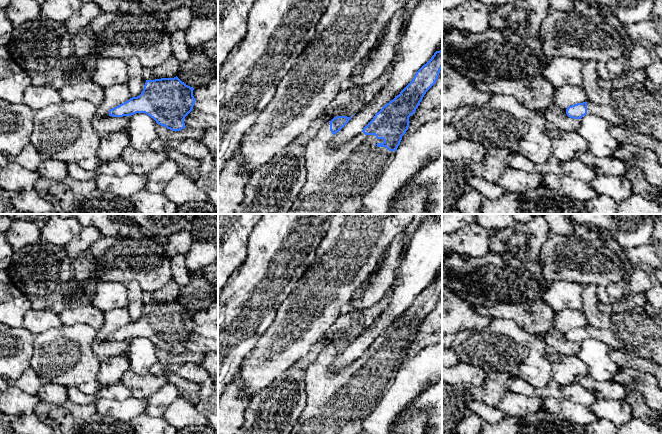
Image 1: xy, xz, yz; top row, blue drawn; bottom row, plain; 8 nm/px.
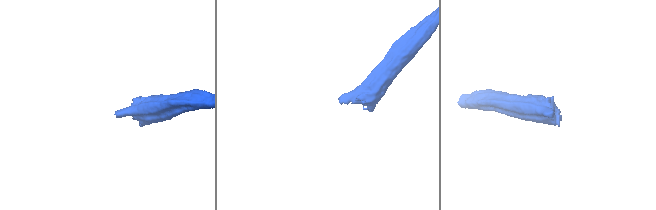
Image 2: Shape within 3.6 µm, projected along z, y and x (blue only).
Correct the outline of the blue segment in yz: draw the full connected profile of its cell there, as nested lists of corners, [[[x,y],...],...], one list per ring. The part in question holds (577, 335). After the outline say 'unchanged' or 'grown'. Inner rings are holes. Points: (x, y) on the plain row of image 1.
[[[624,311],[610,316],[611,326],[599,329],[593,326],[577,327],[567,331],[566,338],[573,343],[581,343],[586,338],[604,342],[612,350],[638,358],[652,360],[662,366],[662,317],[652,317],[644,311]]]; grown

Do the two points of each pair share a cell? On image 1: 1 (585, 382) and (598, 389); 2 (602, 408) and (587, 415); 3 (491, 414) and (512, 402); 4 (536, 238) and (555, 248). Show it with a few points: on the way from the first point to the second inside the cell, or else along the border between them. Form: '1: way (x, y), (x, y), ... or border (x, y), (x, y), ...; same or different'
1: way (588, 383), (595, 387); same
2: border (588, 406), (598, 418); different
3: border (496, 406), (506, 414); different
4: border (551, 233), (537, 259); different

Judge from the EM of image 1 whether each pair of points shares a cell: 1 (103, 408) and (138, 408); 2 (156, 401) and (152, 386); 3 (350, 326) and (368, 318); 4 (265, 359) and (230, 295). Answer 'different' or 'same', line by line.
1: same
2: different
3: same
4: different

